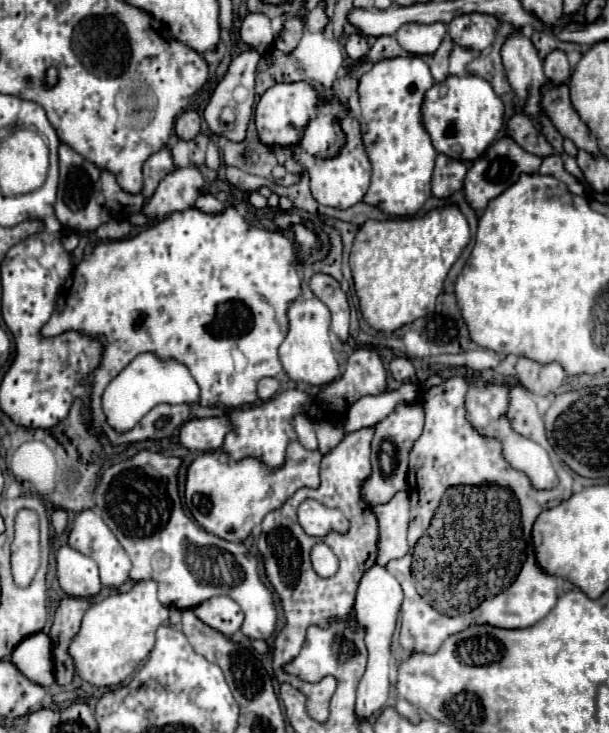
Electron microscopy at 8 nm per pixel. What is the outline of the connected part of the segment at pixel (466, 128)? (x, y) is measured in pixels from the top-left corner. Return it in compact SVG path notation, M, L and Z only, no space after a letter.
M449 75L445 81L435 83L425 93L421 109L423 109L421 123L431 137L435 151L465 161L477 159L503 129L501 99L495 95L495 91L487 81L475 75L463 75L463 77Z

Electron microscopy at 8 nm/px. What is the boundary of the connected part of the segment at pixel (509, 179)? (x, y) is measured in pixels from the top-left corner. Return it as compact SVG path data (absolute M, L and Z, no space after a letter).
M511 137L497 139L477 161L471 163L467 177L465 177L465 195L473 209L485 209L491 199L495 199L499 193L503 193L507 187L511 187L519 175L523 173L537 173L541 165L541 157L535 157L527 151L523 151Z

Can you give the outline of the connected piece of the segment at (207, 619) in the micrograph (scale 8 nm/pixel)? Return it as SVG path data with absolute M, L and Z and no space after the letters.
M211 597L197 605L193 611L205 625L219 631L227 639L231 639L243 623L243 613L239 605L229 597Z

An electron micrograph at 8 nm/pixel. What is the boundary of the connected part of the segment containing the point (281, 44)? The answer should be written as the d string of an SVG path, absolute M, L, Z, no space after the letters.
M289 17L281 29L281 33L275 39L275 49L283 51L283 53L291 53L297 43L301 41L303 35L303 21L297 17Z

